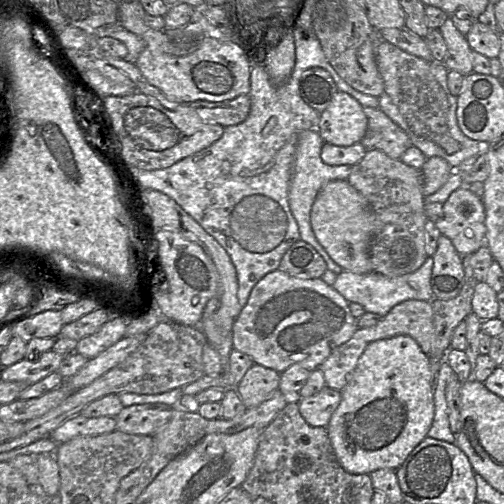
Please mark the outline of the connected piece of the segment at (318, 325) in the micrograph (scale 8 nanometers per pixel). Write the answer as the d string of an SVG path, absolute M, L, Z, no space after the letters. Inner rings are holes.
M277 269L266 274L252 288L246 305L232 327L233 348L248 355L254 362L282 373L293 364L308 371L317 369L334 348L347 342L359 329L349 303L321 278L300 279Z

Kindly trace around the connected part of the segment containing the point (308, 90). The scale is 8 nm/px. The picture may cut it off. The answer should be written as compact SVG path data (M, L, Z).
M308 68L299 79L299 94L302 100L319 113L329 106L337 92L333 78L323 68Z

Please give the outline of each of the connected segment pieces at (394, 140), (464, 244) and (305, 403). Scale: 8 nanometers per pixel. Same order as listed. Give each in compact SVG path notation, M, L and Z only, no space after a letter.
M363 107L368 119L366 133L360 143L367 149L383 151L393 159L400 159L412 142L407 133L380 108Z
M462 186L443 203L443 214L435 221L440 233L449 238L461 256L472 255L485 245L485 207L480 194Z
M325 386L317 394L301 398L298 406L310 426L326 428L340 401L341 392Z

